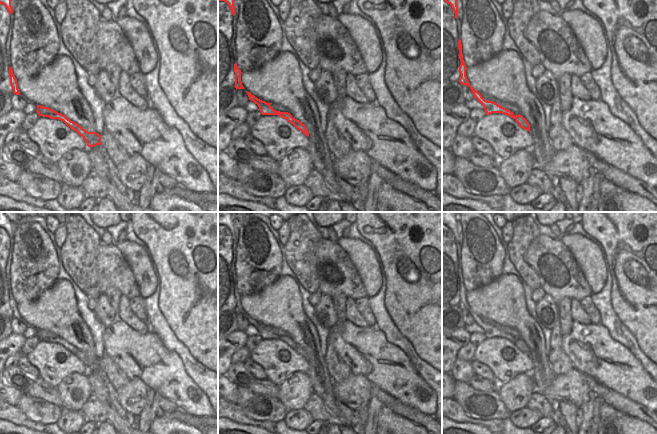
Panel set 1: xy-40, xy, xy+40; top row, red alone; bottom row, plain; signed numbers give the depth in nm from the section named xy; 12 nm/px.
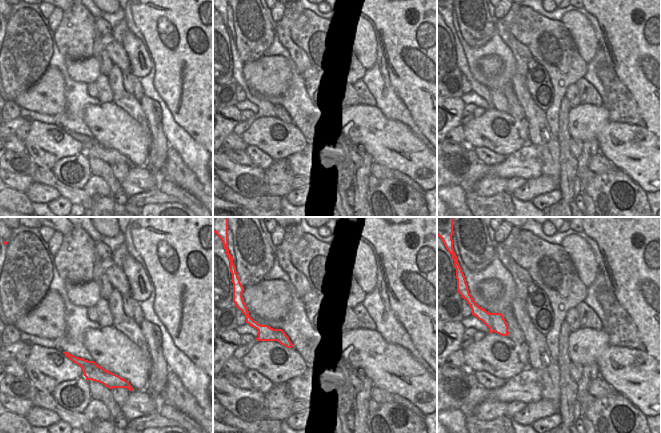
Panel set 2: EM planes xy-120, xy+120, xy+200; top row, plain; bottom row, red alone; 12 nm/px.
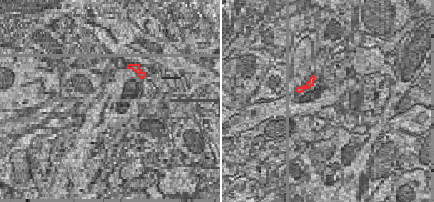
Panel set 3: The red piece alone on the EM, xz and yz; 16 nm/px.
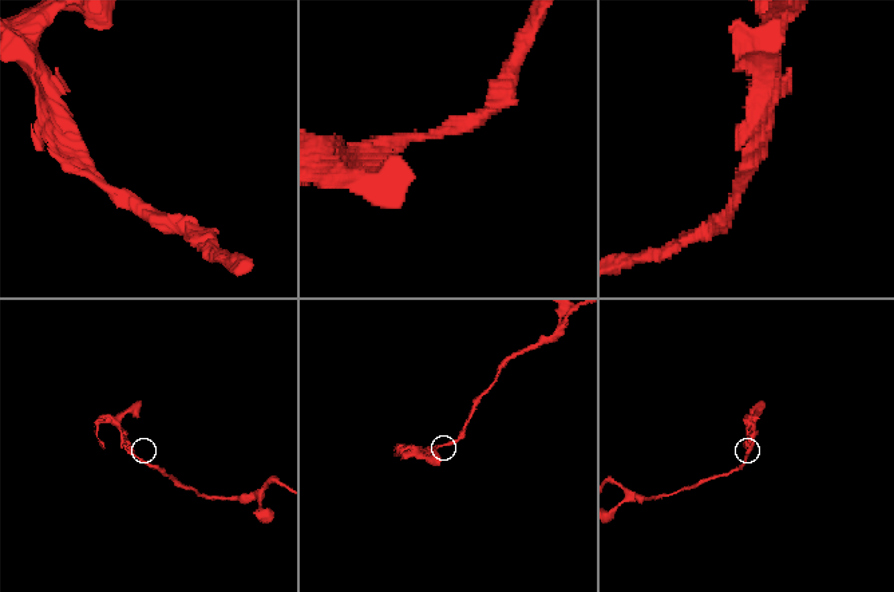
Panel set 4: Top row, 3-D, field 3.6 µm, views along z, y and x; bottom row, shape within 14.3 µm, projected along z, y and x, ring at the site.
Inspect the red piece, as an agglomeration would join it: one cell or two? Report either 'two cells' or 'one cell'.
two cells

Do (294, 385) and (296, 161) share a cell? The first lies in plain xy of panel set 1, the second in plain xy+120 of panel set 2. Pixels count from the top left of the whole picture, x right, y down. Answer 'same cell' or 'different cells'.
different cells

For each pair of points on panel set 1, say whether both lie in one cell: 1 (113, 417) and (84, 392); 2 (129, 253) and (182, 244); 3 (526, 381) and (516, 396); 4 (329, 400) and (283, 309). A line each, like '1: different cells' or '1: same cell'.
1: different cells
2: different cells
3: same cell
4: same cell

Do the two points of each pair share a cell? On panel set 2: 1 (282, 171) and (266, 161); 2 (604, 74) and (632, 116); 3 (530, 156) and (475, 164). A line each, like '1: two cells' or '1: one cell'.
1: two cells
2: one cell
3: one cell

